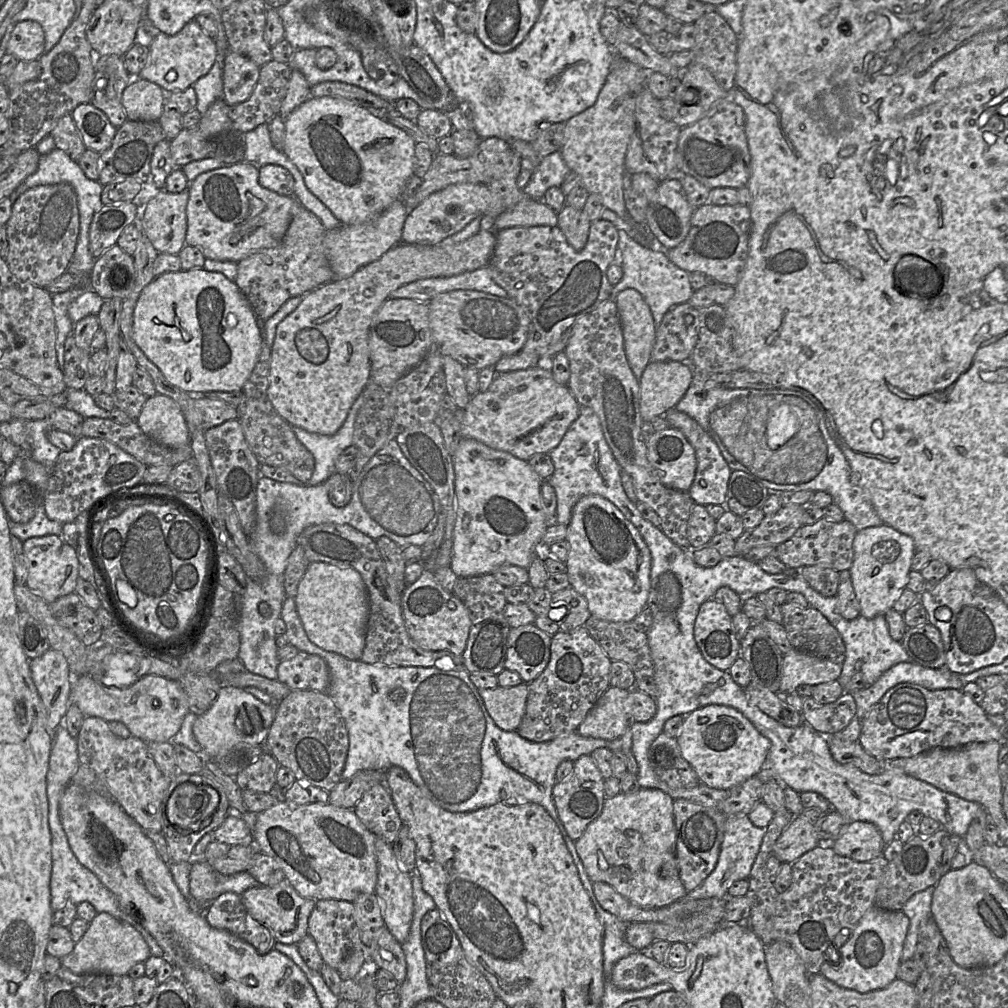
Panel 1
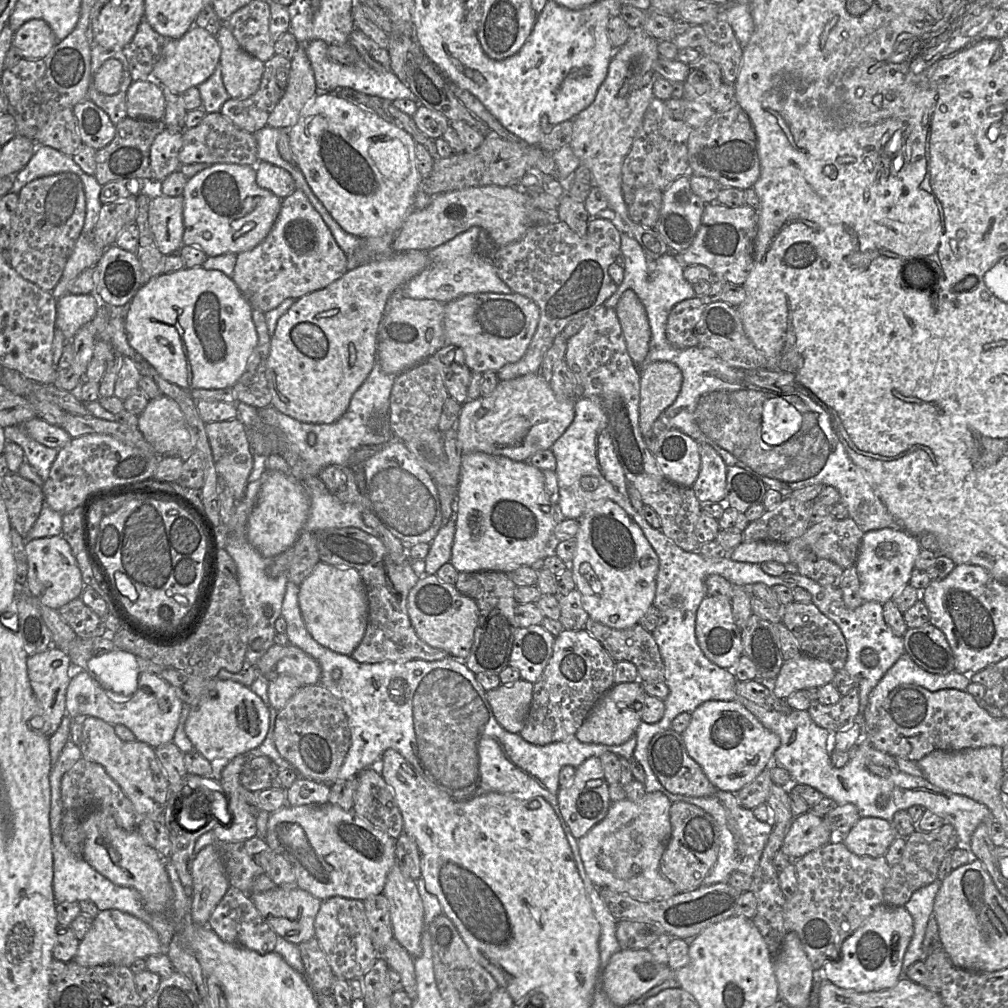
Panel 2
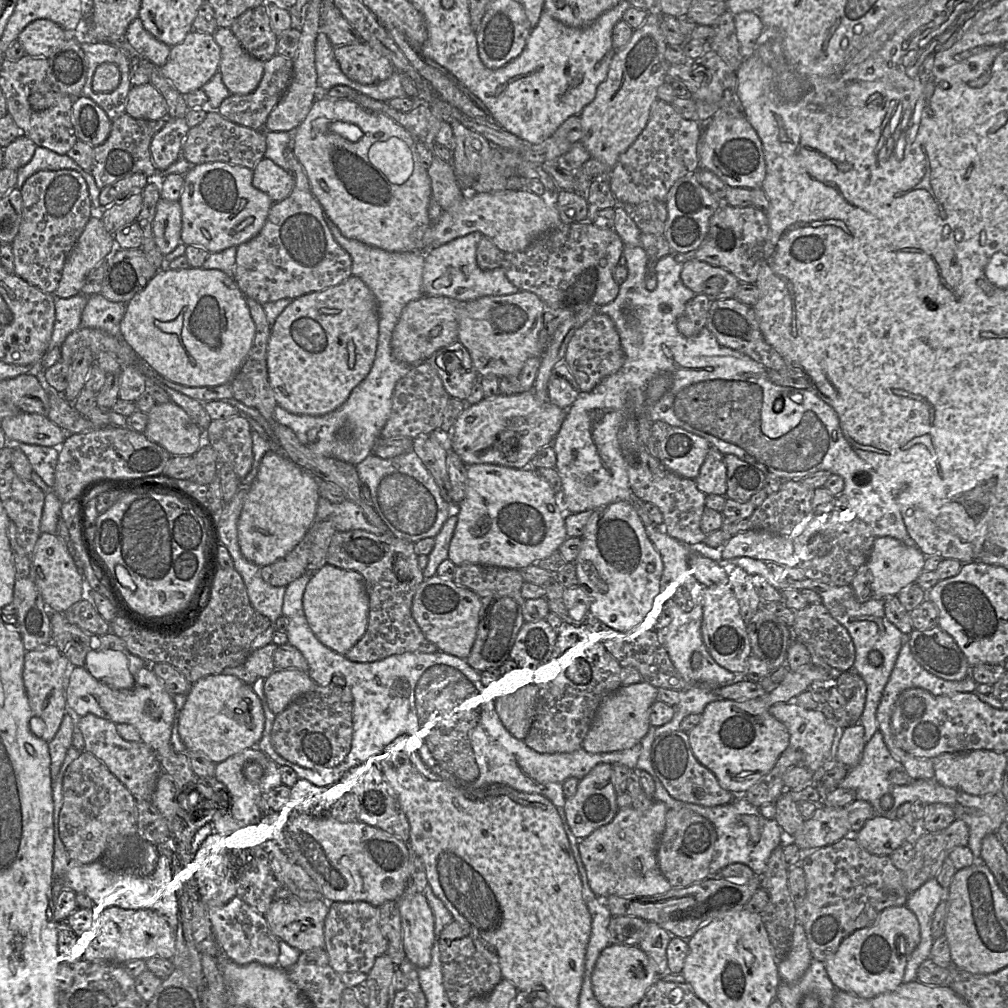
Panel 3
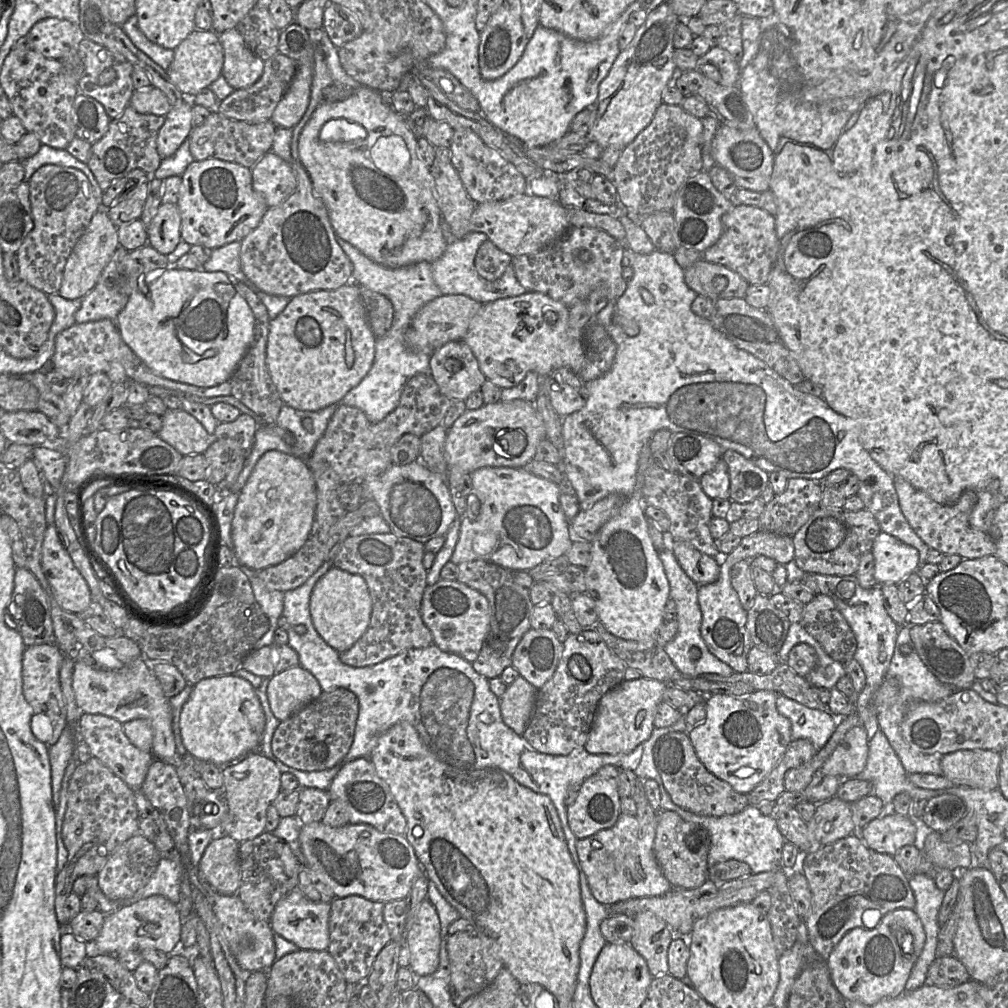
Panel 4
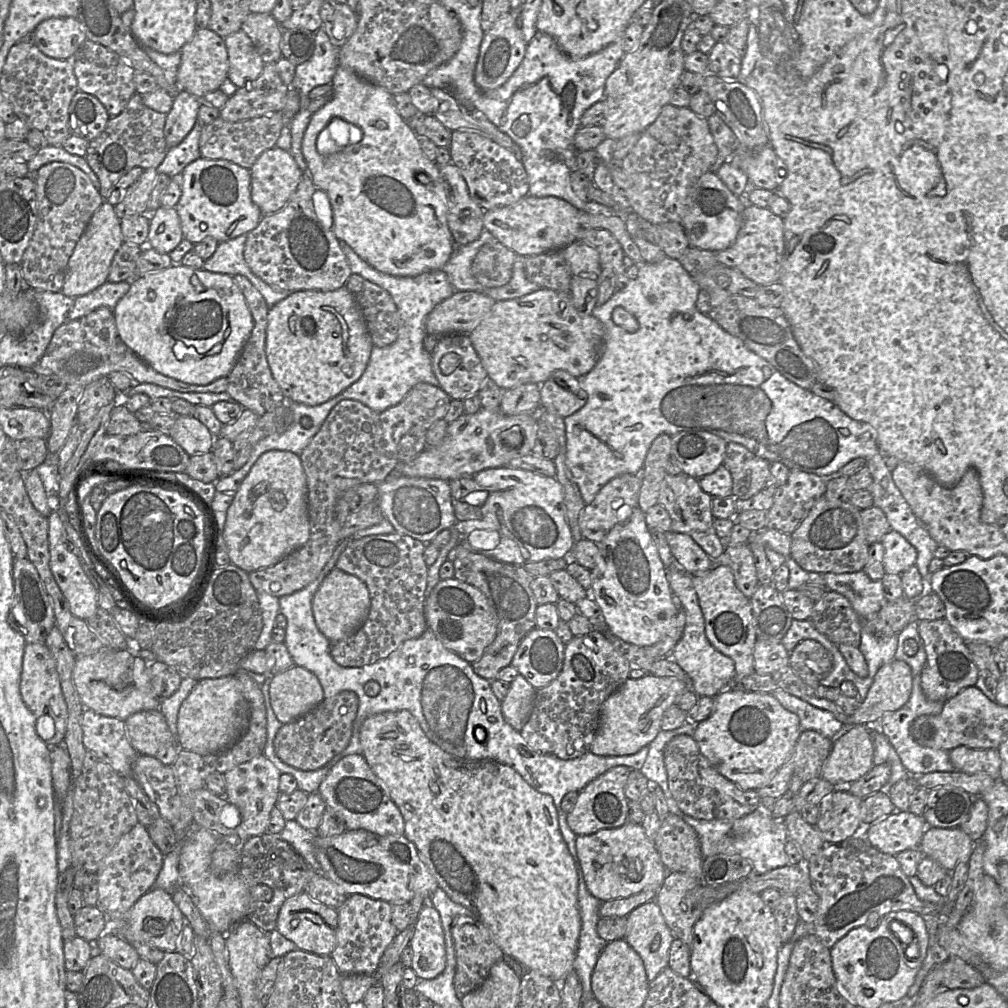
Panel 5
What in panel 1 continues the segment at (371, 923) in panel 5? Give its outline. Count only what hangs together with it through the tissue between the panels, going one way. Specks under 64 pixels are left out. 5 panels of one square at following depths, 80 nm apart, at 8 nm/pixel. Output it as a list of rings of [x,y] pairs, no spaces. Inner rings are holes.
[[[323,899],[316,901],[308,918],[308,935],[314,939],[323,961],[335,970],[353,950],[367,949],[361,941],[359,928],[356,925],[353,913],[352,902]]]

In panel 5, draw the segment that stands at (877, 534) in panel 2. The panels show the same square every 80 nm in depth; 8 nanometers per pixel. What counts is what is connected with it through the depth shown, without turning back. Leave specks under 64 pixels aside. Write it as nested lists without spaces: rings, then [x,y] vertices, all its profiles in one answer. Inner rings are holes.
[[[890,530],[880,540],[884,547],[883,567],[885,574],[901,575],[915,565],[917,550],[900,533]]]

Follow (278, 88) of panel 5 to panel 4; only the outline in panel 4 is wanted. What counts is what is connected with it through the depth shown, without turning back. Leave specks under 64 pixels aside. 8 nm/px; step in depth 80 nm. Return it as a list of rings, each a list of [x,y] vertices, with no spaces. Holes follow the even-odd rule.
[[[280,52],[264,63],[264,71],[259,80],[252,86],[235,90],[225,98],[218,106],[218,112],[223,116],[244,121],[251,124],[259,124],[271,120],[274,110],[292,82],[297,69],[297,61]]]

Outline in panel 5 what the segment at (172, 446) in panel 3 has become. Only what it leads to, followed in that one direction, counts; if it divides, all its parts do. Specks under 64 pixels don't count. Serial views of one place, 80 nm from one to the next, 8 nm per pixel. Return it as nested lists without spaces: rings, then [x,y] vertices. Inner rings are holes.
[[[177,416],[169,436],[191,457],[211,451],[214,437],[194,416]]]

